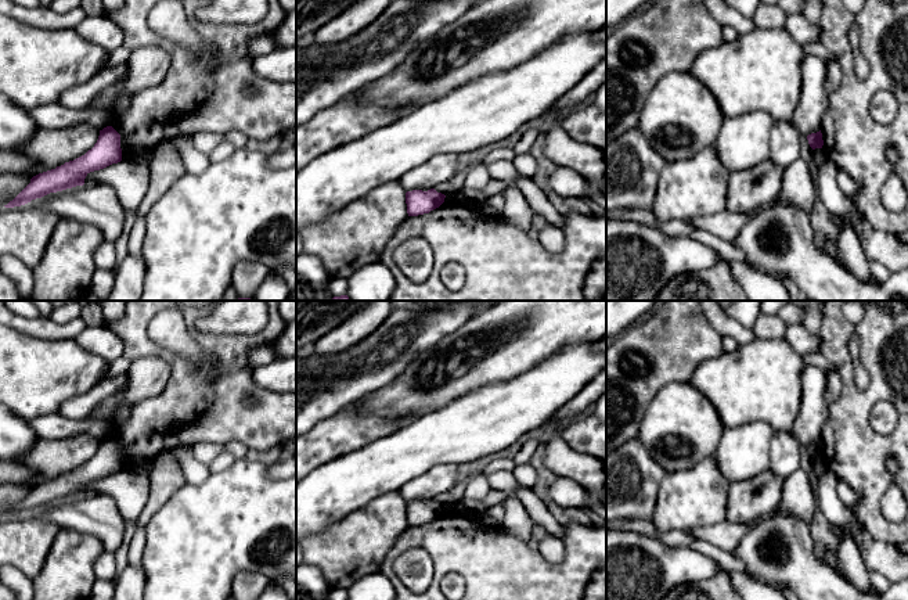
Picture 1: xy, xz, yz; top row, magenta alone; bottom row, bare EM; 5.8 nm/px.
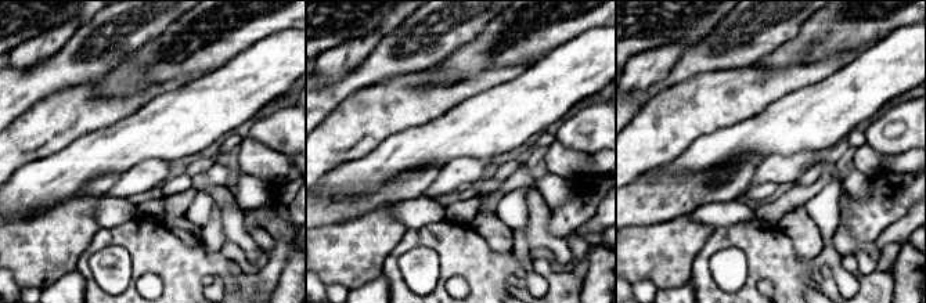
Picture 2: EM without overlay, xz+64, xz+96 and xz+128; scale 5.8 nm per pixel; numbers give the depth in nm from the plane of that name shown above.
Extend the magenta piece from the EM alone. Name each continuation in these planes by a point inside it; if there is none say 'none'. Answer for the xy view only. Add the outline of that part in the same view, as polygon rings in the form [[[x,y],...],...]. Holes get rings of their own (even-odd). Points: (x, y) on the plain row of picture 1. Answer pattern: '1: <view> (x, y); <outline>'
none

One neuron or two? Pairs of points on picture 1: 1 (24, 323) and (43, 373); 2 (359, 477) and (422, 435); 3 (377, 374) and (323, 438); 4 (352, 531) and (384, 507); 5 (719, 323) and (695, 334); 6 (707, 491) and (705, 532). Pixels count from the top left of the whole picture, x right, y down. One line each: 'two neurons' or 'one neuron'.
1: two neurons
2: one neuron
3: two neurons
4: one neuron
5: two neurons
6: two neurons

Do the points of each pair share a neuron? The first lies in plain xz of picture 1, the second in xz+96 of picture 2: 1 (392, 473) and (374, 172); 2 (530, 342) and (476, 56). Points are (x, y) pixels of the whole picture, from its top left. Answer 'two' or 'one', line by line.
1: one
2: one

